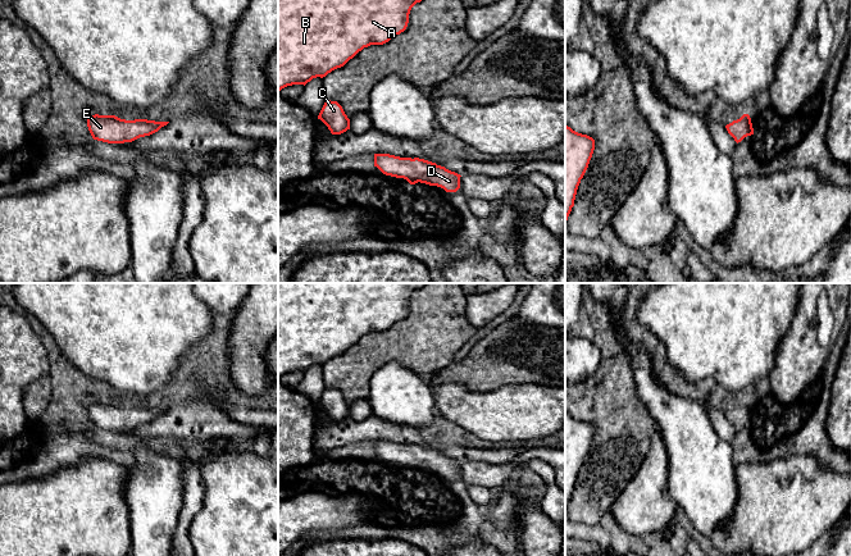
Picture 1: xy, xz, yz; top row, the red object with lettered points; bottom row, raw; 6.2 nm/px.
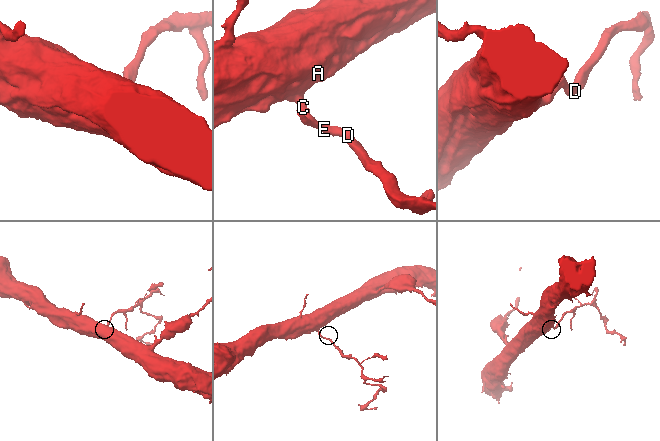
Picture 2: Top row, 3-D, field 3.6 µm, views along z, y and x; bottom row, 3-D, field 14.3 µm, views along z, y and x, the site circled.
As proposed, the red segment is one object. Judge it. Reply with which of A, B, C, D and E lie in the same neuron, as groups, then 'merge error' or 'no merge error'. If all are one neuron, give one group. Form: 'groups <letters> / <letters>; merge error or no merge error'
groups A B C D E; no merge error

